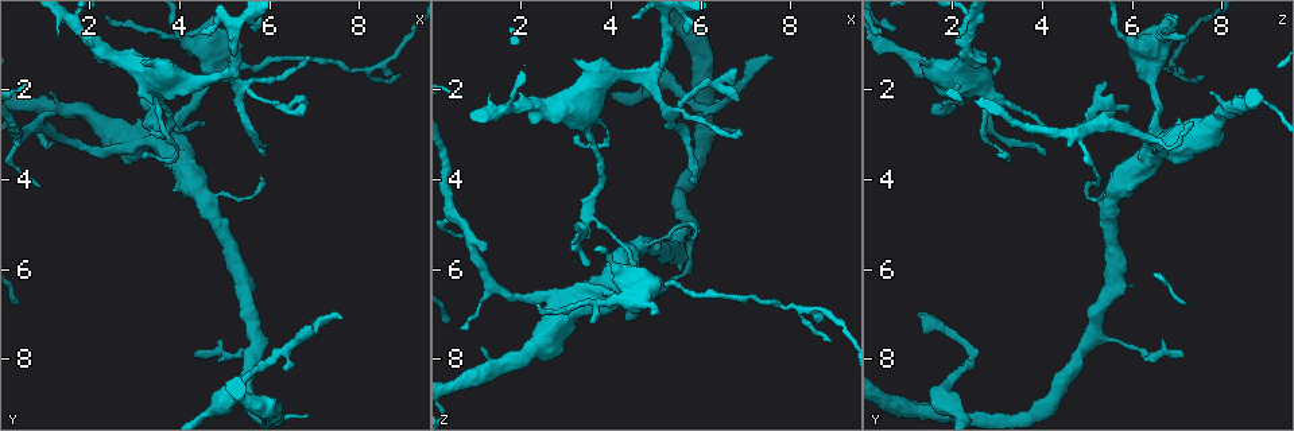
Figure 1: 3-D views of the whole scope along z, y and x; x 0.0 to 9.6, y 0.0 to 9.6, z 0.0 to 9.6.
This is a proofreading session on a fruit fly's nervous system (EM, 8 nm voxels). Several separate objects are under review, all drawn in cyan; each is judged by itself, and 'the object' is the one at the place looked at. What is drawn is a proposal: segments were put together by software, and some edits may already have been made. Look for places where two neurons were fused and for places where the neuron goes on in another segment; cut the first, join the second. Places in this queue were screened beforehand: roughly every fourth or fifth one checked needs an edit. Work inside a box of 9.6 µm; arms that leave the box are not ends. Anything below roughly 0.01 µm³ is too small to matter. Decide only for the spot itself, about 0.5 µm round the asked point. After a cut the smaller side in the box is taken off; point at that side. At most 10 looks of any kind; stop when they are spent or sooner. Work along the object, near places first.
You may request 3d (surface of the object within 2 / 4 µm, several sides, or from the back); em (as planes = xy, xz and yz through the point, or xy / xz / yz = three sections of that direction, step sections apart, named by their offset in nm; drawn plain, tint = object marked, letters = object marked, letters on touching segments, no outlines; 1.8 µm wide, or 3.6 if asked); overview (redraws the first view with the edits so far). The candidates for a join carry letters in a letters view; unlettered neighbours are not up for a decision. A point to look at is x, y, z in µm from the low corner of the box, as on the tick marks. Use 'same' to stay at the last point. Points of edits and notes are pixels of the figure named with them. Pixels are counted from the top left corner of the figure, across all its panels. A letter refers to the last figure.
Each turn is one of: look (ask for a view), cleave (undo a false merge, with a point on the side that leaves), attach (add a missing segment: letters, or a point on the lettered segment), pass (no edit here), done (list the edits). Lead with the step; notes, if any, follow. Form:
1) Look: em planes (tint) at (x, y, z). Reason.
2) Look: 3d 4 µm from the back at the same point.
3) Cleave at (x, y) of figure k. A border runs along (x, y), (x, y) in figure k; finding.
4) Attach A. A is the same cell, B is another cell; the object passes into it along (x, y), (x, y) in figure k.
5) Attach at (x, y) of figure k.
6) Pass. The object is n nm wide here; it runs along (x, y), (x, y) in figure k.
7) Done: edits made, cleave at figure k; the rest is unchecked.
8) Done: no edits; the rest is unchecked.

Look: em xy step 4 (letters) at (5.90, 3.45, 4.05). An open end.

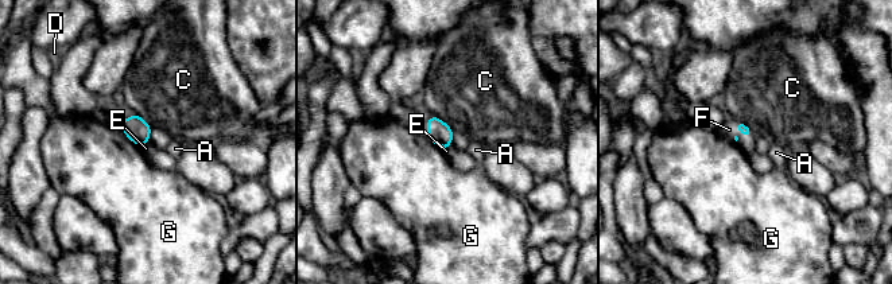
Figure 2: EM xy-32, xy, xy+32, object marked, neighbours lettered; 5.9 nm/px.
Look: em planes (letters) at the same point.

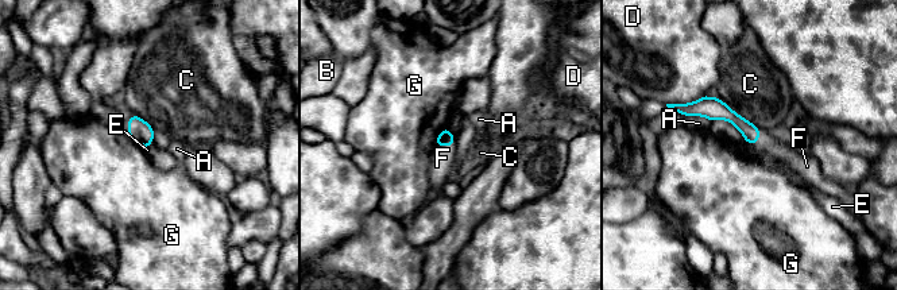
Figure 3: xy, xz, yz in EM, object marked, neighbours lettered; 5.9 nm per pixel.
Attach F. F is the same cell, A, B, C, D, E and G are other cells; the object passes into it along (445, 138), (444, 144), (443, 158) in figure 3; the neuron continues.

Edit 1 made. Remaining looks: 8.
Look: overview. Redraw.

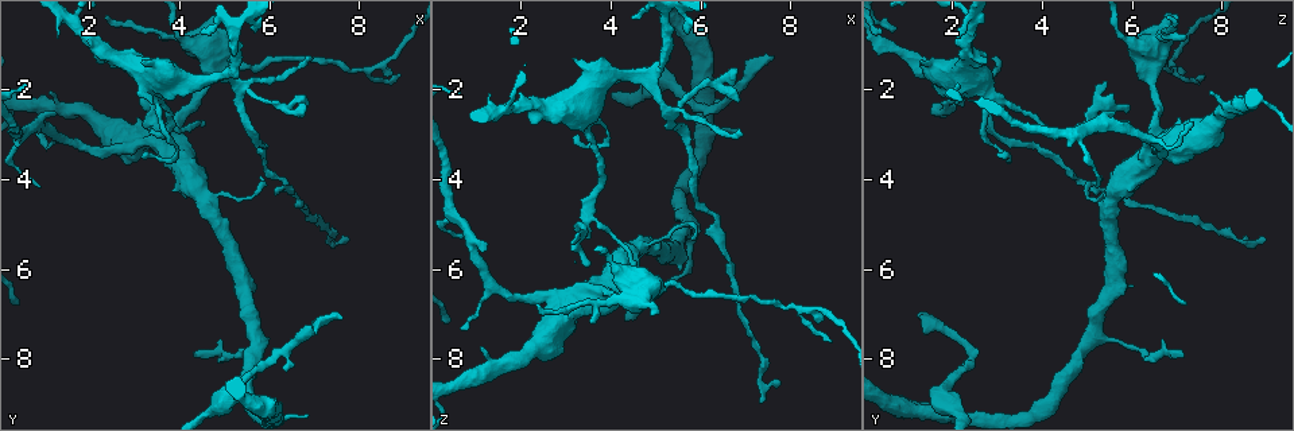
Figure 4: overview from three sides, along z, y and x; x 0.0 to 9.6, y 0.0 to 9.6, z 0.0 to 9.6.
Look: em planes (letters) at (3.45, 2.75, 4.80). Sharp bend.

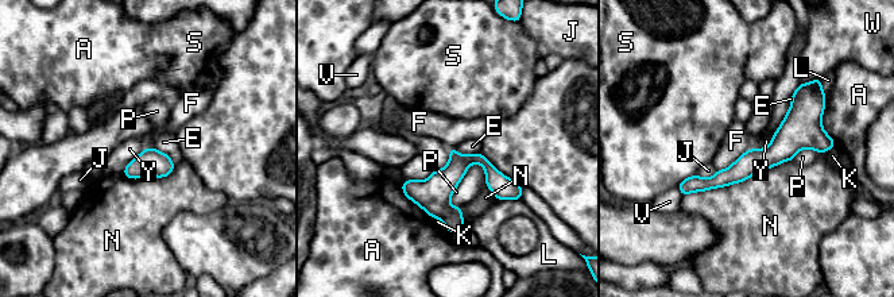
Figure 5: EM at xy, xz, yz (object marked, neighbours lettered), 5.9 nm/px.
Pass. A, E, F, J, K, L, N, P, S, V, W and Y are other cells; one neuron here.

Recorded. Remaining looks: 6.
Look: em 3.6 µm planes (letters) at (2.75, 3.25, 6.75).

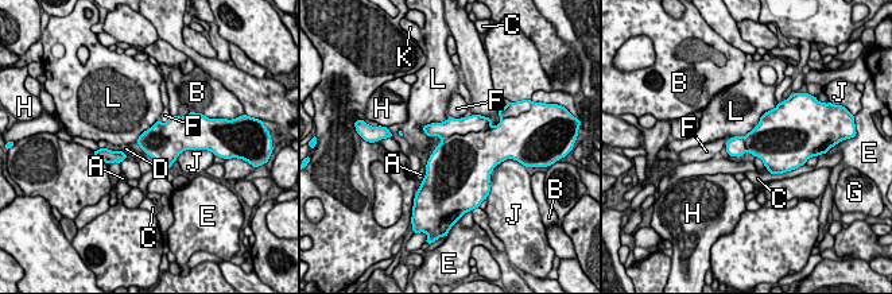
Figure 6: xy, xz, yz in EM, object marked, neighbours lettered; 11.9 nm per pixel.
Cleave at (474, 123) of figure 6. A, B, C, D, E, F, G, H, J, K and L are other cells; the part that leaves runs along (484, 126), (427, 130) in figure 6; a second neuron is stuck on.

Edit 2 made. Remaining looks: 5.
Look: overview.

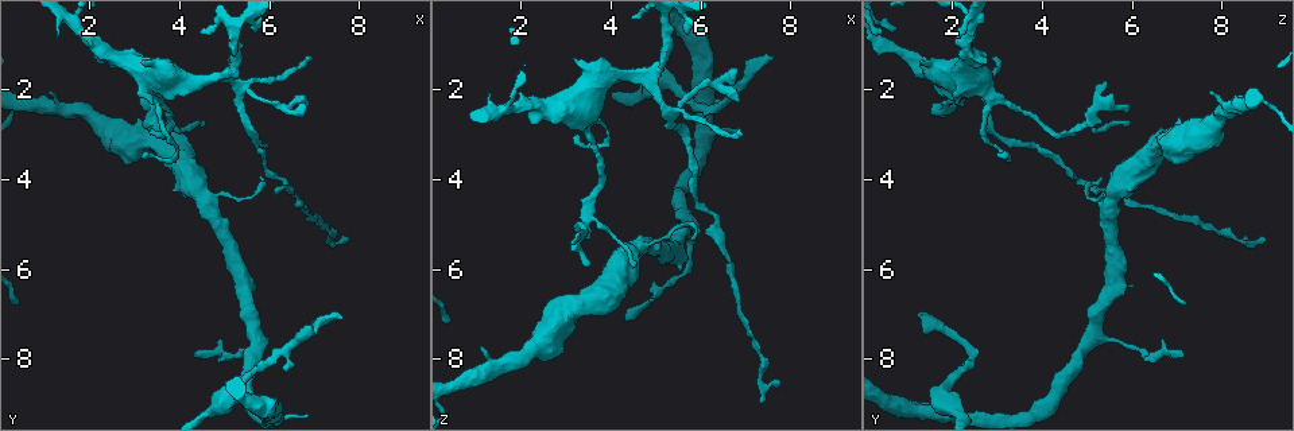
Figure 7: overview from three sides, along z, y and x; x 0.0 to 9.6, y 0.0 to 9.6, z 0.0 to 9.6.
Look: 3d 4 µm at (7.55, 7.10, 1.25). An open end.

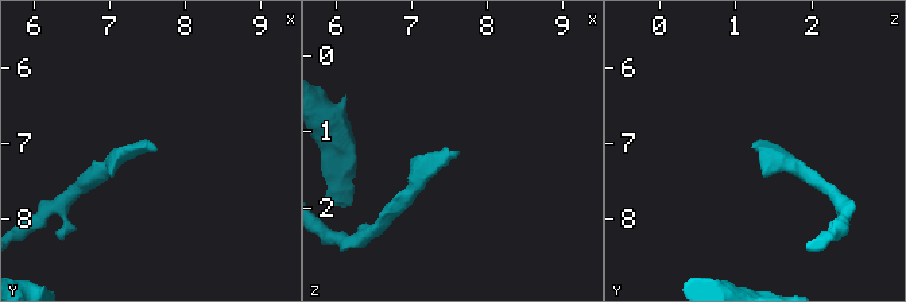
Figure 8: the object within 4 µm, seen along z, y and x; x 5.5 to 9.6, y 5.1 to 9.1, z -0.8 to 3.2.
Look: em planes (plain) at (7.60, 7.05, 1.25).

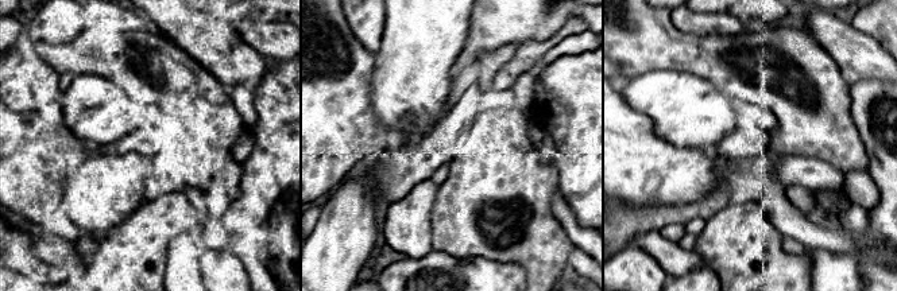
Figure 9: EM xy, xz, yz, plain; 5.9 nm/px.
Look: em planes (letters) at the same point.

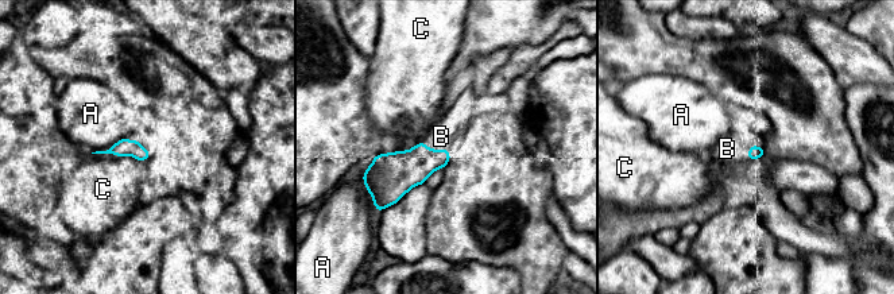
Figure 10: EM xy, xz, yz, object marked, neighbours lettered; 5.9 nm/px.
Attach B. B is the same cell, A and C are other cells; the neuron continues.

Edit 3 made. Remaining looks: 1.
Done: edits made, attach at figure 3, cleave at figure 6, attach at figure 10; the rest is unchecked.

